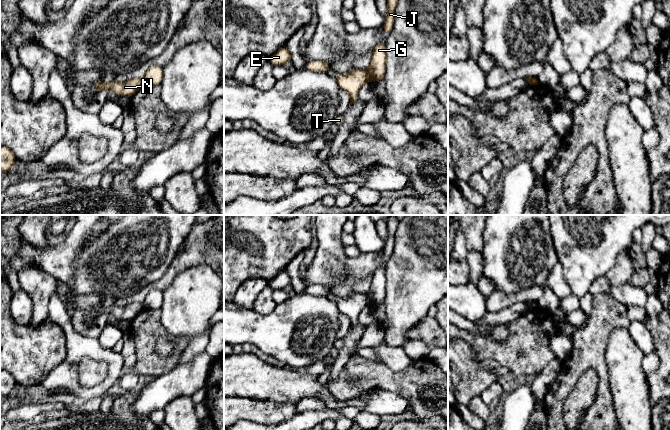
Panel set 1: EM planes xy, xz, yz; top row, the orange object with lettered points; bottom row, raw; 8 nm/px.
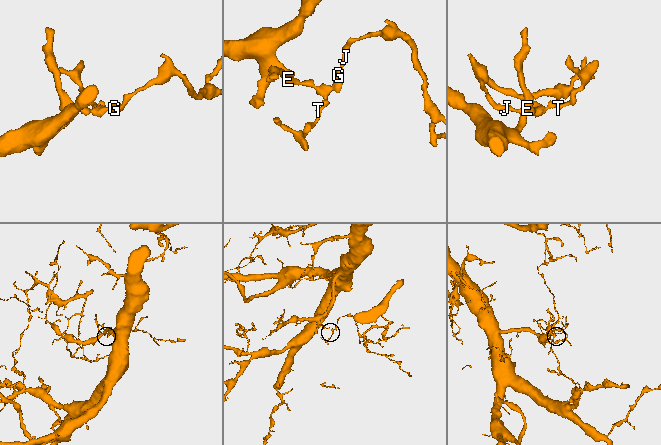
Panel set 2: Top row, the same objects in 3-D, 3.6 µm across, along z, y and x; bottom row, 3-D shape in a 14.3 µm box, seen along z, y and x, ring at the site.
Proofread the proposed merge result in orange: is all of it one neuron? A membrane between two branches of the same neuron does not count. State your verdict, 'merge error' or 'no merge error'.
merge error

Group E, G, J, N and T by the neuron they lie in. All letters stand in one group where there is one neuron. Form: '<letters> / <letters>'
E N T / G J

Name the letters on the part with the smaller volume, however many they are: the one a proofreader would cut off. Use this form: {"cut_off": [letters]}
{"cut_off": ["G", "J"]}

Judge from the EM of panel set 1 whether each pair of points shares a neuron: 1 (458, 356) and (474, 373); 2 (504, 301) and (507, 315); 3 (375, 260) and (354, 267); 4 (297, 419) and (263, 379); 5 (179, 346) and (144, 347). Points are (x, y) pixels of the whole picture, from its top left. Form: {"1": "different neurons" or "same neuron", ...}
{"1": "same neuron", "2": "different neurons", "3": "same neuron", "4": "different neurons", "5": "same neuron"}

